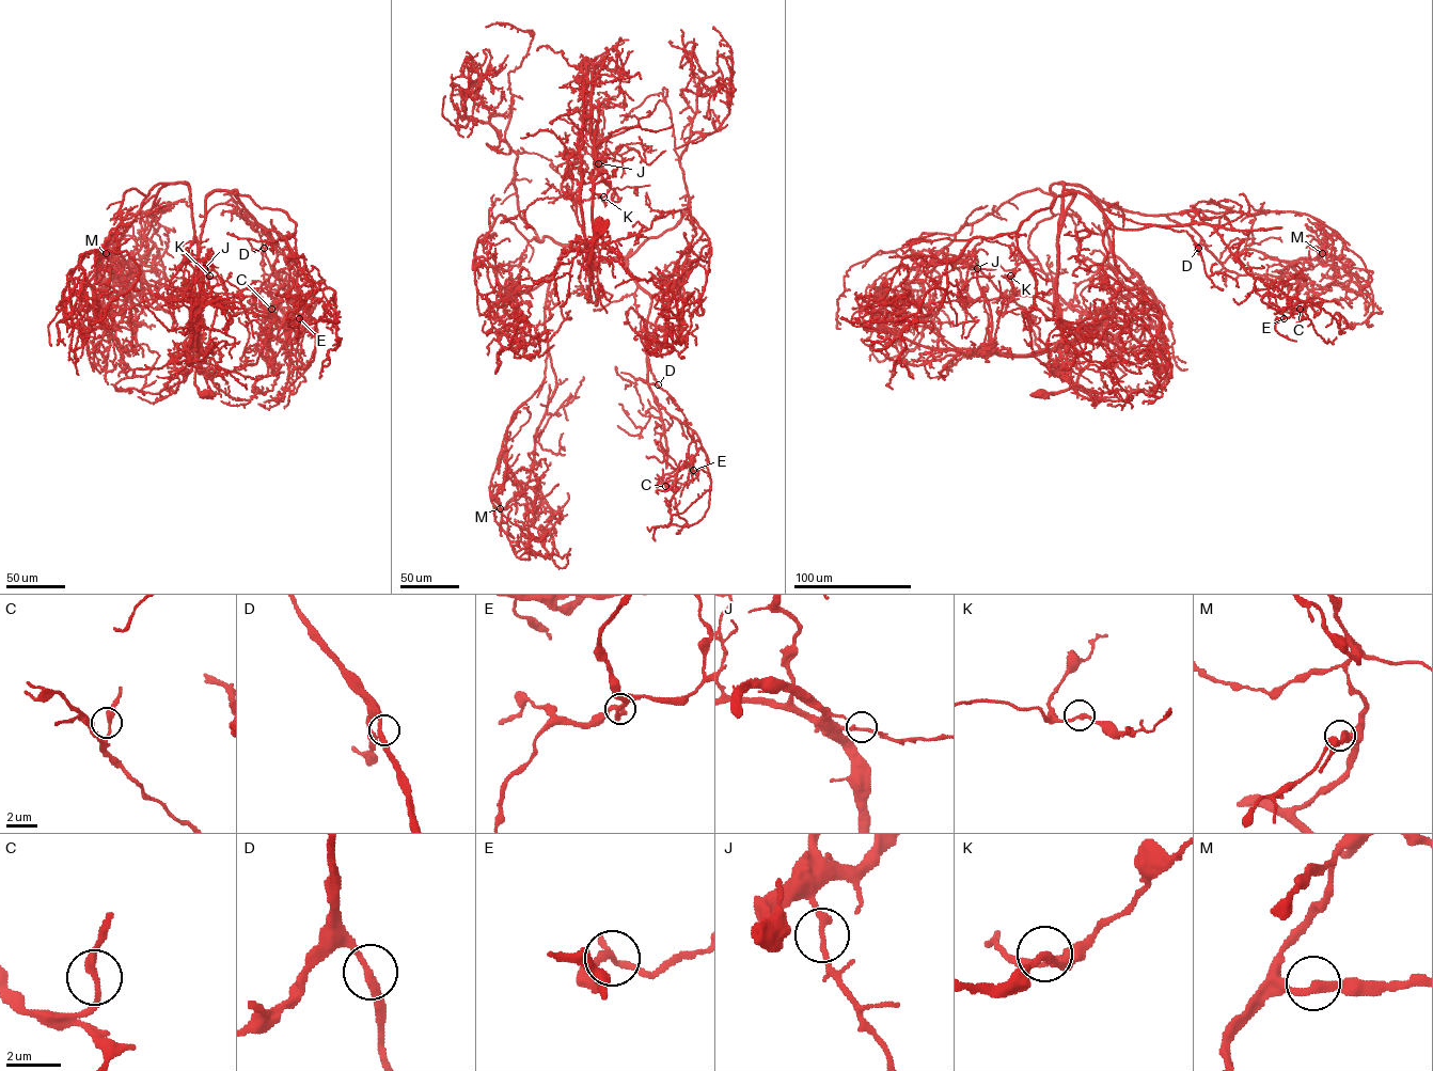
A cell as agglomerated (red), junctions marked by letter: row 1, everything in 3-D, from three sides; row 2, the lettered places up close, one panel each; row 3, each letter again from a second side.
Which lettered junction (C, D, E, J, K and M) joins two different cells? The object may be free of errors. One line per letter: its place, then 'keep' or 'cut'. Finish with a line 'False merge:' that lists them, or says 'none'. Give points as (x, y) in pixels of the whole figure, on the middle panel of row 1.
C: (665, 486) | keep
D: (658, 384) | keep
E: (693, 470) | keep
J: (598, 163) | keep
K: (603, 197) | keep
M: (500, 508) | keep
False merge: none

